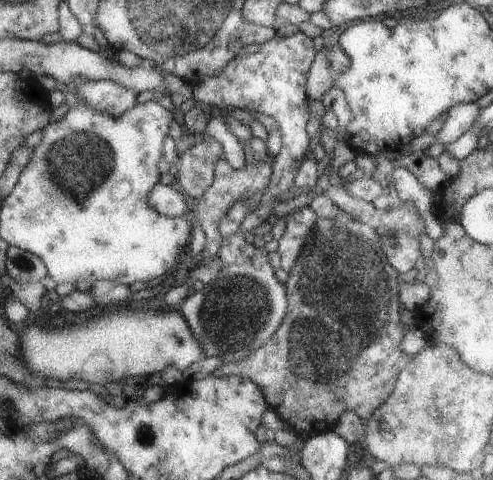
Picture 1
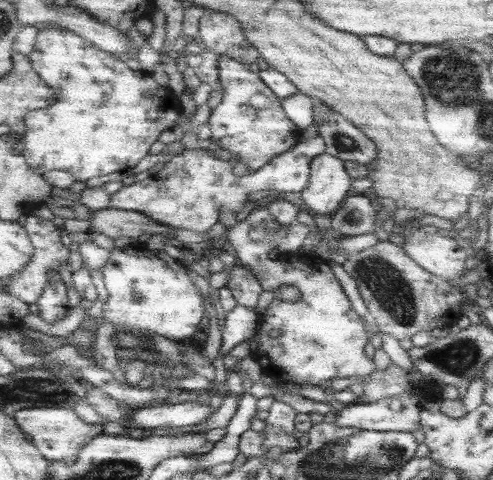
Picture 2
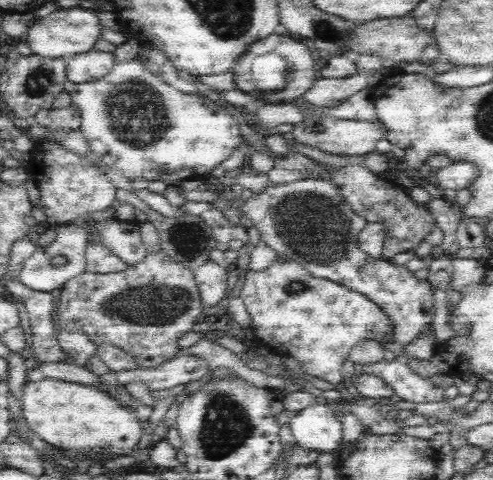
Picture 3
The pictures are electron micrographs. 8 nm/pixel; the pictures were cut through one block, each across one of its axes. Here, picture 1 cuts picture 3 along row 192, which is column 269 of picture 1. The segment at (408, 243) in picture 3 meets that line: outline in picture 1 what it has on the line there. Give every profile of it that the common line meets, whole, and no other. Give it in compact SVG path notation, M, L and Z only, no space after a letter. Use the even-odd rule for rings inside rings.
M341 208L337 210L333 218L315 218L313 230L287 272L289 278L283 282L287 308L277 334L273 334L265 346L253 350L249 358L221 364L221 376L235 374L253 380L261 392L265 392L269 412L287 422L289 432L295 436L313 436L333 430L333 424L345 412L357 414L365 424L365 420L391 396L399 370L411 360L405 352L399 352L399 340L407 332L407 326L399 320L399 270L387 264L373 224L363 224Z

